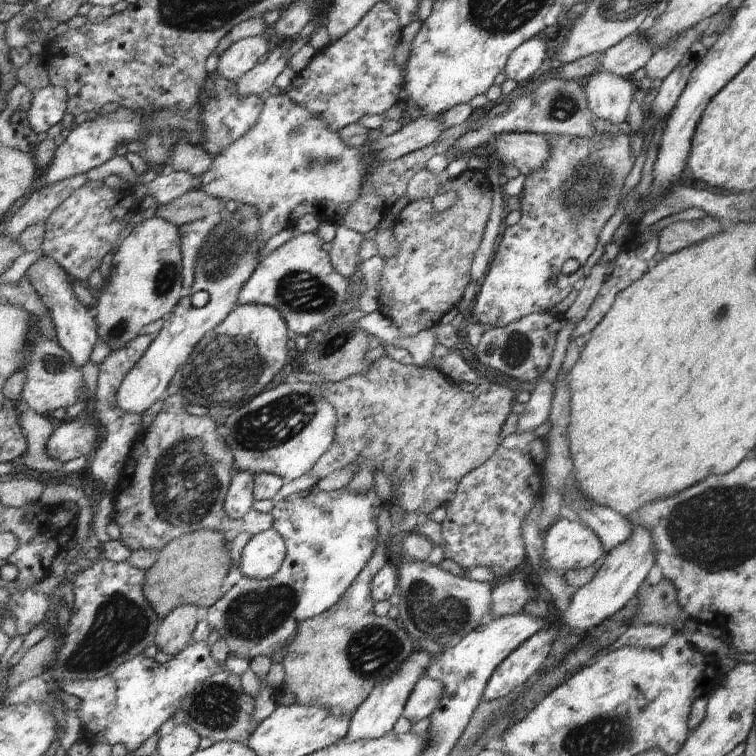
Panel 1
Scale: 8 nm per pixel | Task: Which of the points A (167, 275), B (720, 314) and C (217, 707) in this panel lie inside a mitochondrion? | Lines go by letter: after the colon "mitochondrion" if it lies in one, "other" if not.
A: mitochondrion
B: mitochondrion
C: mitochondrion

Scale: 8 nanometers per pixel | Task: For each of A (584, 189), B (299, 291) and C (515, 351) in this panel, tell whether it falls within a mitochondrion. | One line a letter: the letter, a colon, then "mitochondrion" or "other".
A: mitochondrion
B: mitochondrion
C: mitochondrion

